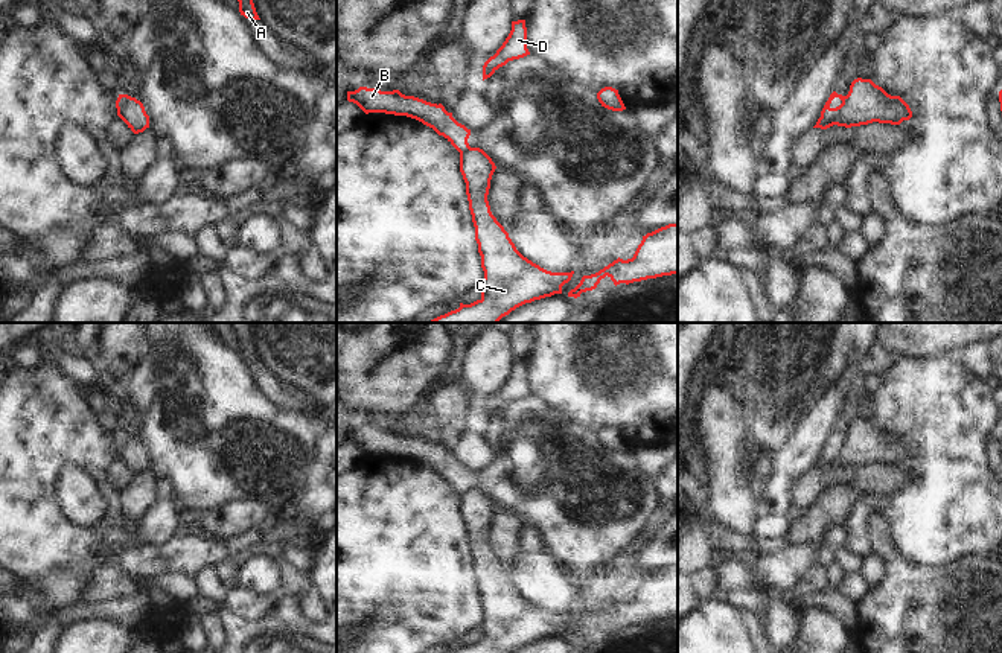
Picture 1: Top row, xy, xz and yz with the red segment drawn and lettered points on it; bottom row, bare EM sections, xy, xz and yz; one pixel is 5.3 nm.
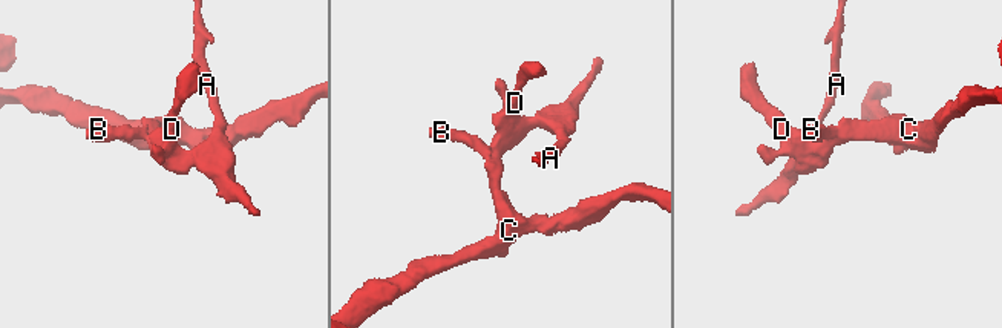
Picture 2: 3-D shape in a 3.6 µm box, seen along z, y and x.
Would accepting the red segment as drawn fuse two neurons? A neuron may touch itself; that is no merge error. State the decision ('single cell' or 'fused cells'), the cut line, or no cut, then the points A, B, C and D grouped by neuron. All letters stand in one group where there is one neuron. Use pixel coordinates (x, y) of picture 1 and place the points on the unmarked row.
fused cells; cut yz (845, 437), (841, 451), (832, 460), (821, 458); groups A C D / B

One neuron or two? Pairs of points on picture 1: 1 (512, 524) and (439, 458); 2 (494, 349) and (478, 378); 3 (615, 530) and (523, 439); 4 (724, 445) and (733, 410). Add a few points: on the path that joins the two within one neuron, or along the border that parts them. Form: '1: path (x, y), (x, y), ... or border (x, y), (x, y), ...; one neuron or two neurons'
1: border (497, 507), (510, 510), (526, 522); two neurons
2: path (489, 356), (485, 370); one neuron
3: path (611, 500), (609, 492), (580, 492), (553, 469); one neuron
4: path (724, 436), (724, 419); one neuron

